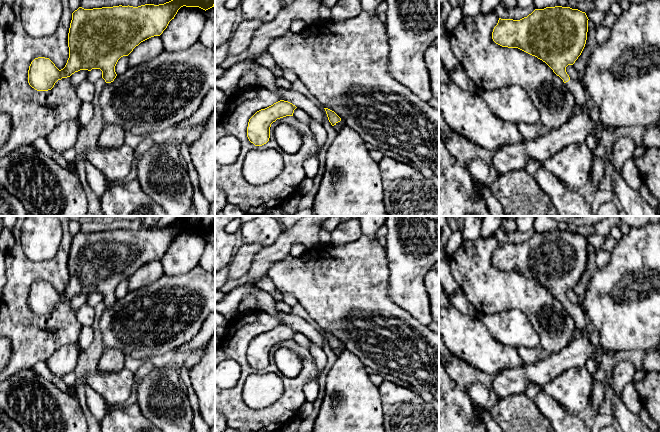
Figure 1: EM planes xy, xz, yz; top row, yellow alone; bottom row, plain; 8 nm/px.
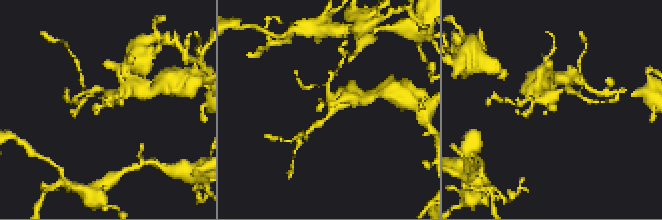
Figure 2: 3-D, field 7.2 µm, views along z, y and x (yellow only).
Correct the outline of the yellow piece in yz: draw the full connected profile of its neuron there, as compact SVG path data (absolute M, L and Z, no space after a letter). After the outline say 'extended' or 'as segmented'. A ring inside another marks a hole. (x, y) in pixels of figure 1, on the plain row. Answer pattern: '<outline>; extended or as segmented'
M555 230L535 233L520 244L499 242L493 253L492 263L502 271L518 272L545 286L563 304L577 330L584 331L587 327L584 313L578 305L569 301L566 291L575 287L585 271L588 244L585 236L570 231Z; extended

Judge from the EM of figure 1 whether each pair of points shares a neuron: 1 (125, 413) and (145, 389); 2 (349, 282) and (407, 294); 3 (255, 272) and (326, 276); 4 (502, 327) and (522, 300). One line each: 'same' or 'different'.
1: different
2: different
3: different
4: different

